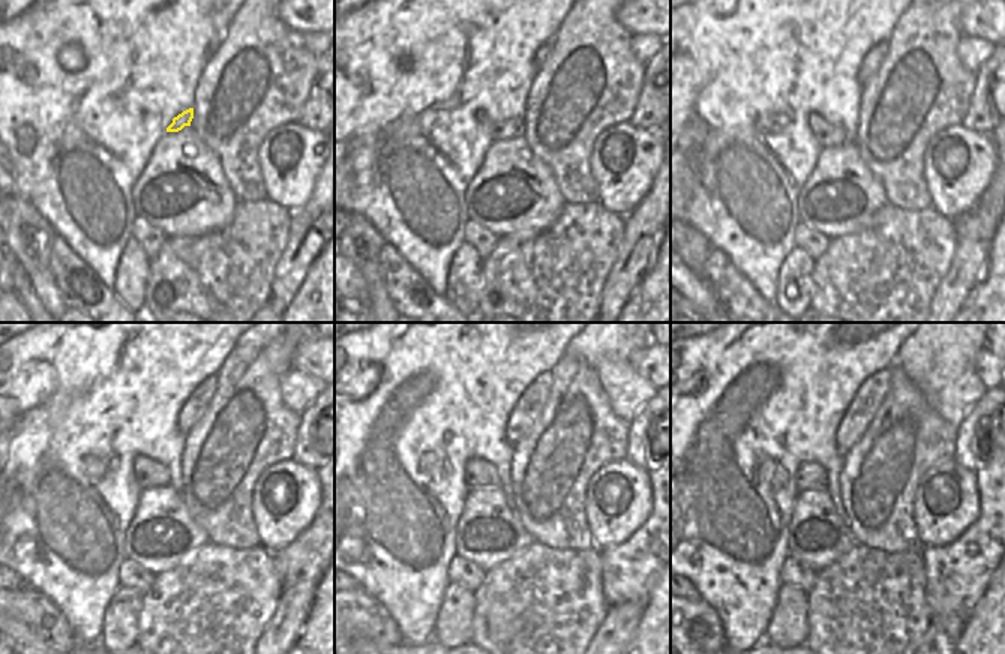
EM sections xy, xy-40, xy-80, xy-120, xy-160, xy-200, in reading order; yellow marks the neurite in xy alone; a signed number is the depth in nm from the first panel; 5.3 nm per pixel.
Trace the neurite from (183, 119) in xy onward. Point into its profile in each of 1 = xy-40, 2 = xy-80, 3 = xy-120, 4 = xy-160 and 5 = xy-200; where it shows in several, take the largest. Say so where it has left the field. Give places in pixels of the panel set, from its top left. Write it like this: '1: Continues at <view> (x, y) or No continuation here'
1: Continues at xy-40 (504, 131)
2: Continues at xy-80 (828, 135)
3: Continues at xy-120 (149, 473)
4: Continues at xy-160 (479, 473)
5: Continues at xy-200 (810, 476).

